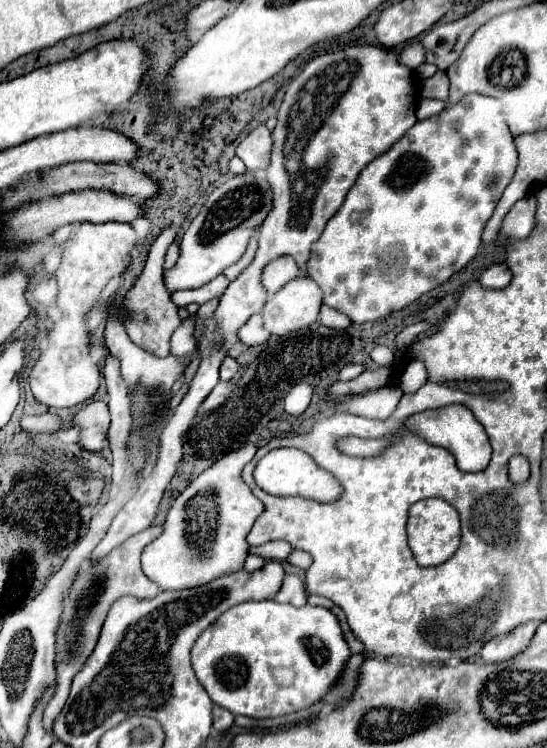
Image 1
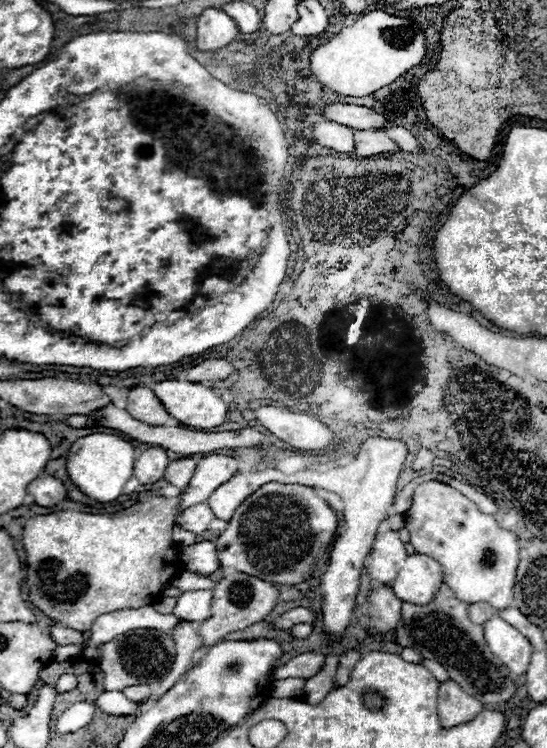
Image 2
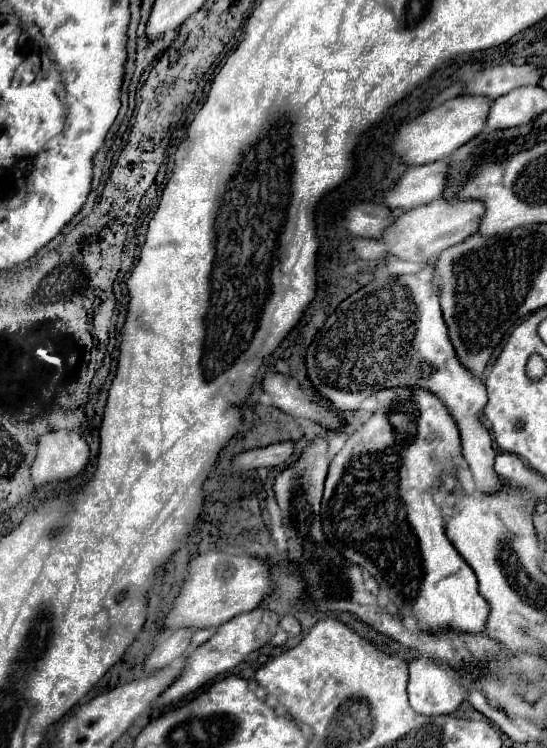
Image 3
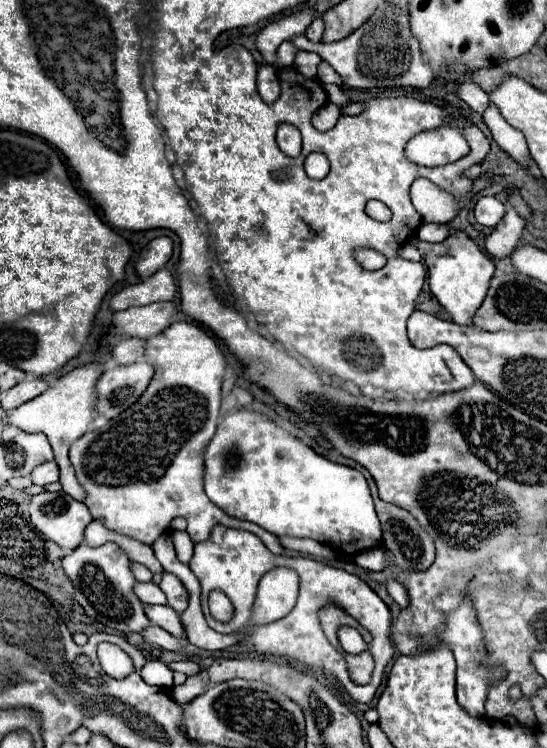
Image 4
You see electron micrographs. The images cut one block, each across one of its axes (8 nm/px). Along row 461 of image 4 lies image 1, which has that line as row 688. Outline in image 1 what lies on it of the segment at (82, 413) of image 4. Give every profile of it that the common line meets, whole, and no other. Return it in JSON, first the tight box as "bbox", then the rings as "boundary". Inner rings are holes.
{"bbox":[42,526,162,732],"boundary":[[[150,526],[144,532],[138,532],[138,534],[130,536],[120,548],[112,550],[112,554],[108,554],[106,558],[88,560],[86,566],[74,578],[74,582],[72,582],[66,598],[64,598],[64,604],[62,604],[64,610],[62,610],[60,624],[58,624],[58,630],[56,630],[56,674],[58,674],[56,682],[58,684],[56,684],[56,692],[54,692],[52,700],[44,708],[42,724],[44,724],[46,732],[52,732],[52,724],[54,724],[56,716],[60,714],[60,710],[66,704],[72,678],[80,672],[86,658],[92,654],[110,606],[126,594],[136,596],[140,600],[148,600],[148,598],[154,598],[160,592],[158,586],[154,582],[150,582],[144,576],[142,568],[140,568],[142,548],[146,544],[150,544],[152,540],[156,540],[160,534],[162,534],[160,526]]]}

